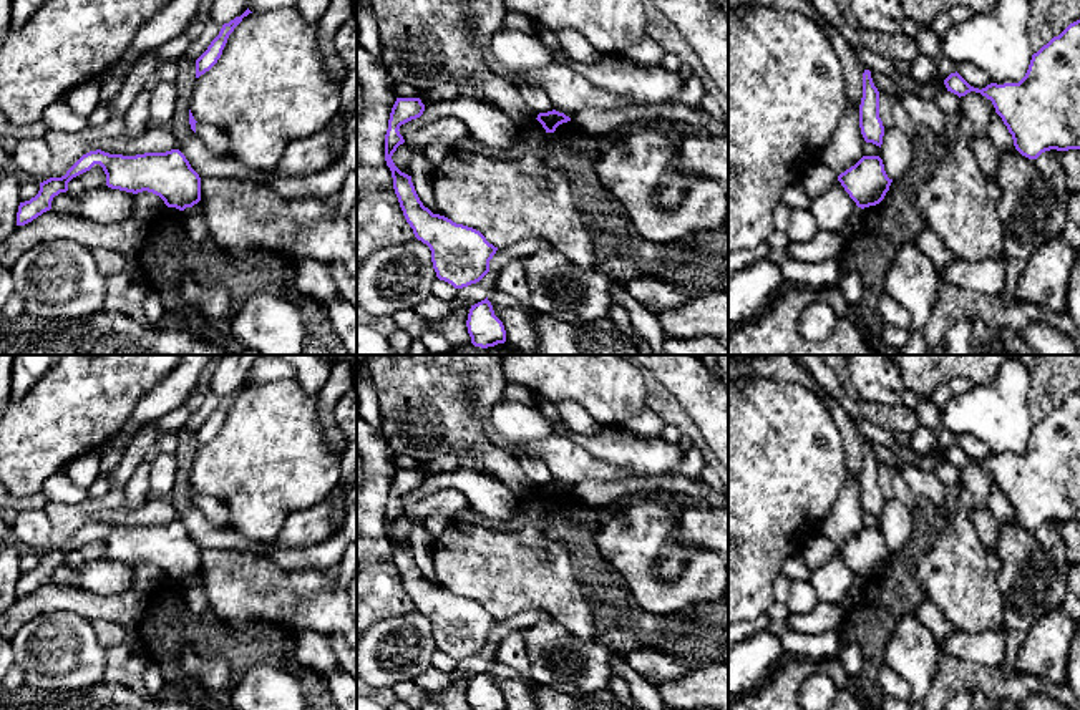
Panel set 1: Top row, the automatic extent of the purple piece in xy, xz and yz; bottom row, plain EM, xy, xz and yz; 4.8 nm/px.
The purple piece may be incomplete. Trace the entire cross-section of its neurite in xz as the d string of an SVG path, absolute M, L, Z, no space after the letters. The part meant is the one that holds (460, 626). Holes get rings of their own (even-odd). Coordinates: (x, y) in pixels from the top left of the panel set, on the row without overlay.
M396 469L385 506L385 532L406 594L415 609L431 622L436 649L455 660L463 660L479 654L489 644L489 632L498 619L489 615L479 602L433 586L420 572L411 547L395 537L392 528L405 514L400 498L420 489L423 483L425 476L420 469Z

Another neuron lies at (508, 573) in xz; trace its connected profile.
M455 519L433 544L433 566L440 587L479 602L498 620L541 610L577 639L597 642L599 630L576 577L576 561L577 557L564 544L547 539L533 528L503 532Z

